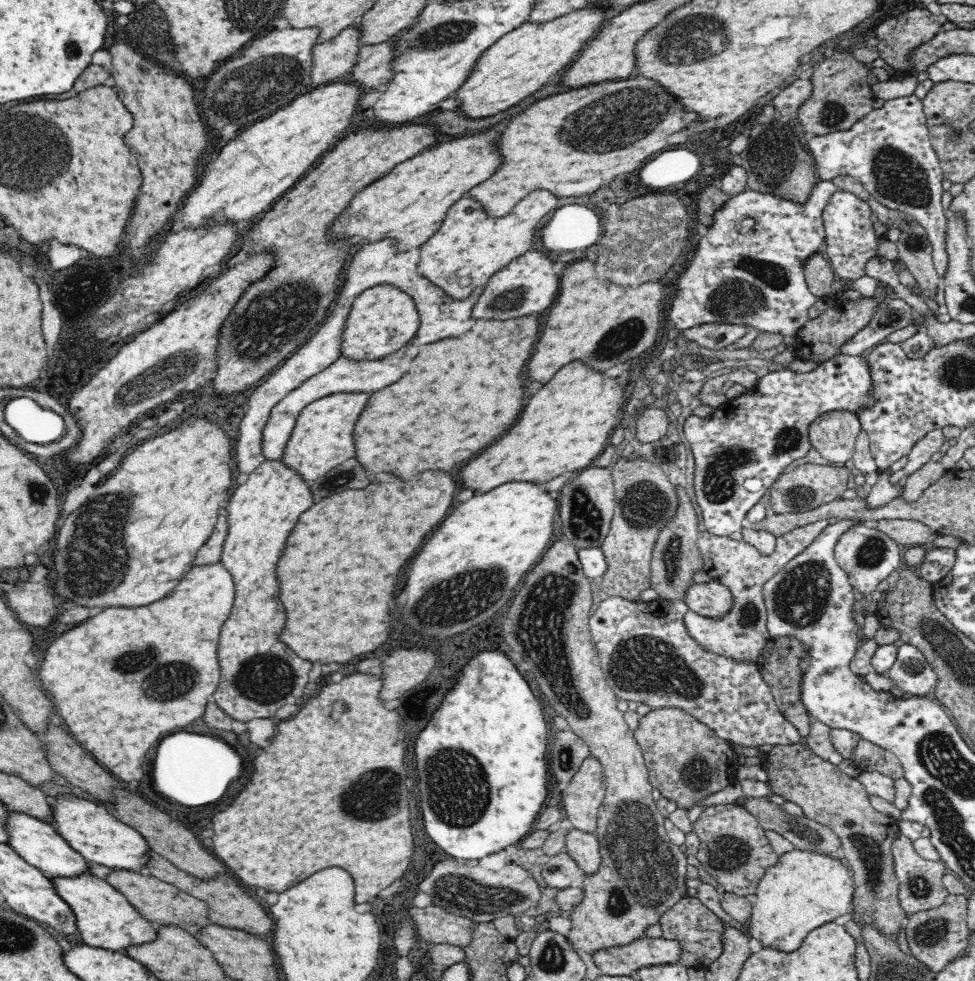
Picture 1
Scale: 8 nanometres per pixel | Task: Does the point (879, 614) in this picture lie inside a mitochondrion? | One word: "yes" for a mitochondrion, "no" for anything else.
no

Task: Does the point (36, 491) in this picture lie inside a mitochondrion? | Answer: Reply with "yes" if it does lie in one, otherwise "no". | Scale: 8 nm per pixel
yes

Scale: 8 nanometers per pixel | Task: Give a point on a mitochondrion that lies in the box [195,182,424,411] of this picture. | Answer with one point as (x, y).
(286, 311)

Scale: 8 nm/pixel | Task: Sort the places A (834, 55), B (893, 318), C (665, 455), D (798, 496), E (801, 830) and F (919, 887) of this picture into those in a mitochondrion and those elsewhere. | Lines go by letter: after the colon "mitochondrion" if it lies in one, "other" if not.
A: other
B: other
C: other
D: mitochondrion
E: mitochondrion
F: mitochondrion

